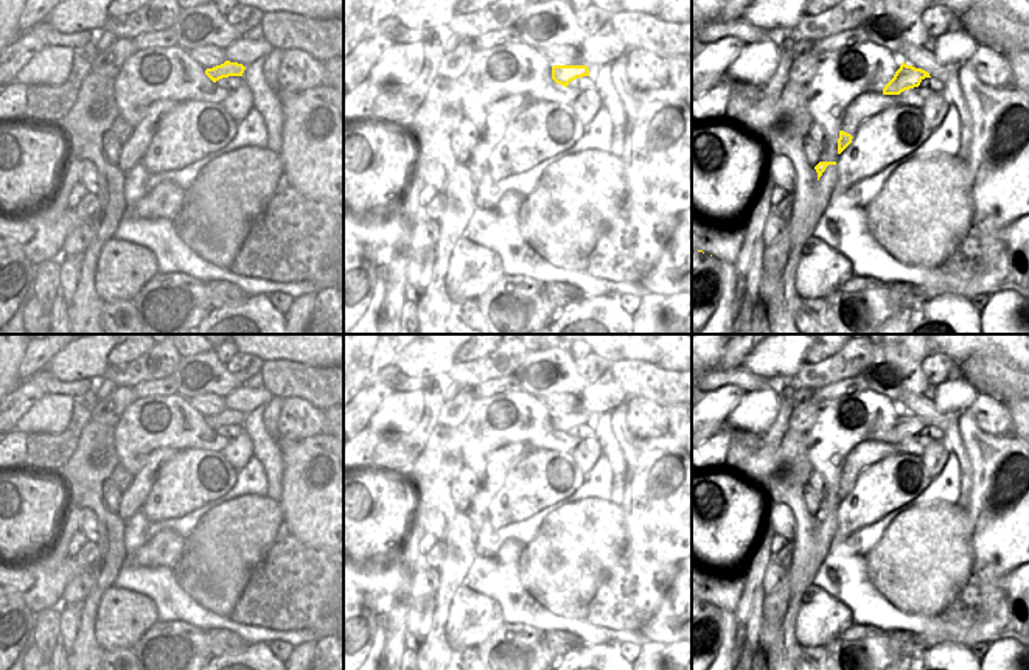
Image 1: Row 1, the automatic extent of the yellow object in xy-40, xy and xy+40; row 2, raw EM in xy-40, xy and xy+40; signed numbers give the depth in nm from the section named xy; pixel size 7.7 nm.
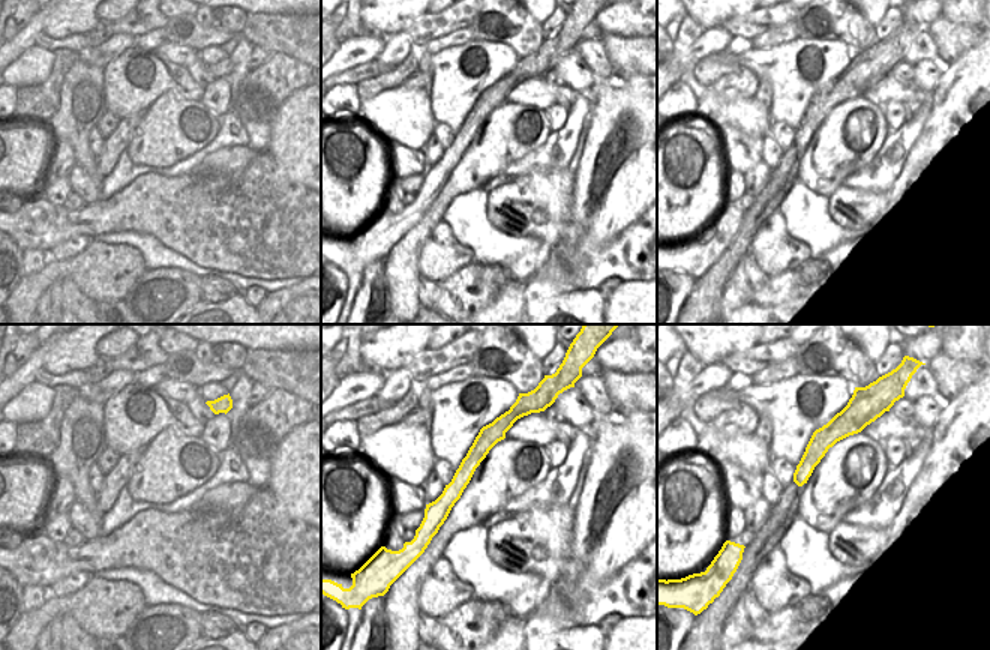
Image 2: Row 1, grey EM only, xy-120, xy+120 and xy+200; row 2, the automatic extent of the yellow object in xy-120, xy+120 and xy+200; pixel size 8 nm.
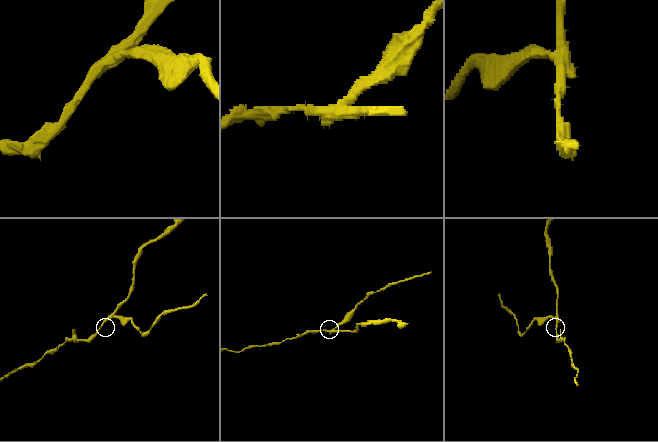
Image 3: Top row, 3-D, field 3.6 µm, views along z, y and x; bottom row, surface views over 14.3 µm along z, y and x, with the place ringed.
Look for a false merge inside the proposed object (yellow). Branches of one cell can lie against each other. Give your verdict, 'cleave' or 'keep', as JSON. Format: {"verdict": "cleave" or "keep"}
{"verdict": "cleave"}

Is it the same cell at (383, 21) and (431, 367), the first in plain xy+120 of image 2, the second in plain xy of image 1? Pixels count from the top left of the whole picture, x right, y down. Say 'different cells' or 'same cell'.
same cell

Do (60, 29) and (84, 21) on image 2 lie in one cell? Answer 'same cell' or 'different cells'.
same cell

